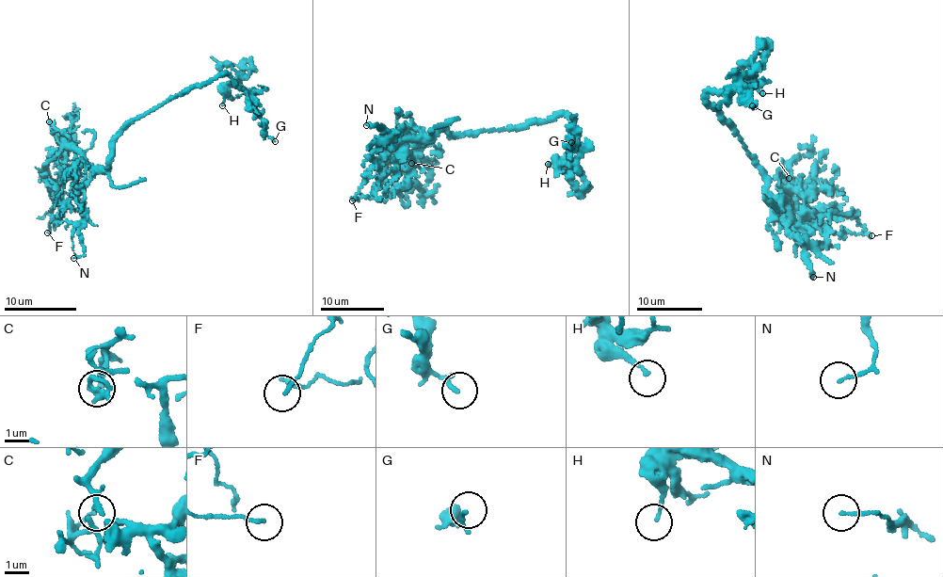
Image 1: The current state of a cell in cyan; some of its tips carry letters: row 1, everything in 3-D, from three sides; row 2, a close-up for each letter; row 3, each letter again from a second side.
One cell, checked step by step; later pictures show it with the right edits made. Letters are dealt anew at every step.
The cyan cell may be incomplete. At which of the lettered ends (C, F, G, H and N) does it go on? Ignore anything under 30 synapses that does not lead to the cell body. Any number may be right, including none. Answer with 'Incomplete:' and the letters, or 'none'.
Incomplete: G

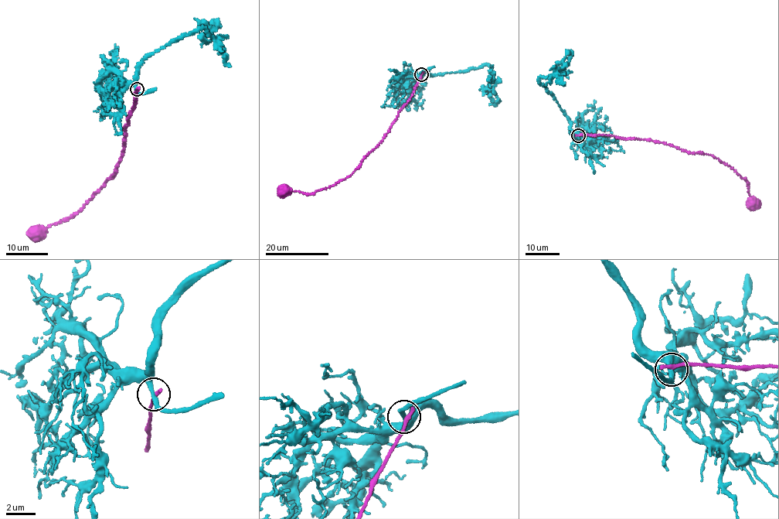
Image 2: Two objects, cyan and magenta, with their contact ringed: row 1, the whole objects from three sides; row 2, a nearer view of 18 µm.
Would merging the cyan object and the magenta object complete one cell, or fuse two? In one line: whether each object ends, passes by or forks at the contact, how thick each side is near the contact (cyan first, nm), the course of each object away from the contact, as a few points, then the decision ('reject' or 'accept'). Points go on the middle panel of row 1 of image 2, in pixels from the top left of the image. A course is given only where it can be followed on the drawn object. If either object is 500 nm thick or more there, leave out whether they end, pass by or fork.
cyan passes by; magenta ends there; 280 nm thick on the cyan side, 300 nm on the other; cyan runs (421, 73), (440, 74), (486, 64), (494, 83), (490, 89), (493, 103), (489, 104); magenta runs (421, 73), (411, 96), (383, 140), (349, 175), (311, 194), (297, 190), (284, 191); reject

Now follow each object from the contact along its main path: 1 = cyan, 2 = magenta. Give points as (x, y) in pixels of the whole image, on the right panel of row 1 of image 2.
1: (578, 136), (571, 129), (571, 124), (552, 94), (539, 81), (541, 77), (555, 73), (571, 54), (572, 56)
2: (578, 136), (604, 134), (662, 141), (688, 151), (712, 155), (746, 179), (748, 192), (754, 203)

